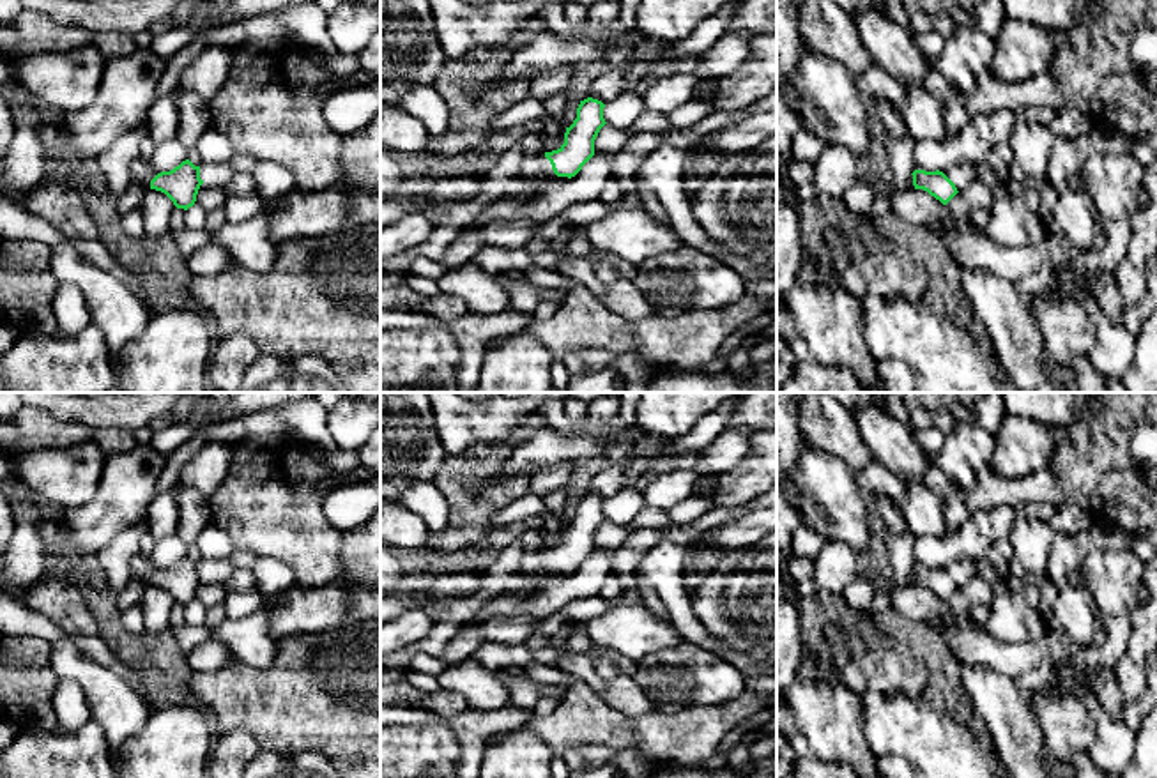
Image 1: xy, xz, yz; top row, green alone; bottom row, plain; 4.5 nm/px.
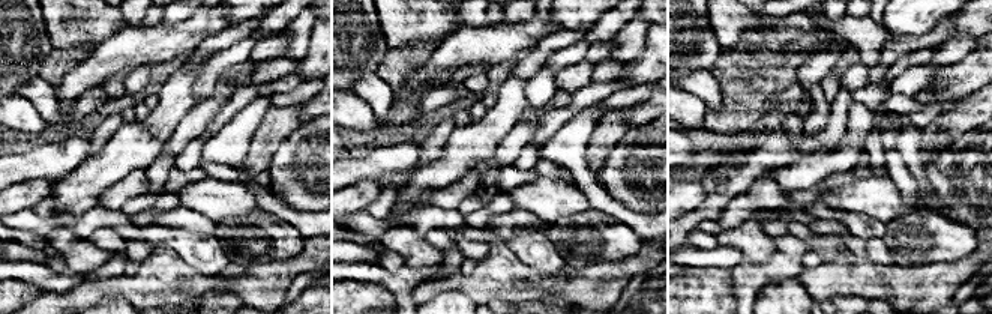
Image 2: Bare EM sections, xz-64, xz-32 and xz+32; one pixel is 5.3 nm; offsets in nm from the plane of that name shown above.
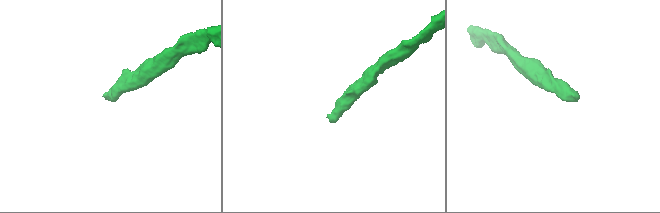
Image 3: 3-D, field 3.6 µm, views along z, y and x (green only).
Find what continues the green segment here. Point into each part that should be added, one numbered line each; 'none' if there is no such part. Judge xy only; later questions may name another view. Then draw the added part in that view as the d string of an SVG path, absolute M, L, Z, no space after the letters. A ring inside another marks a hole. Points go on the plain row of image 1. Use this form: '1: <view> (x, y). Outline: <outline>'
1: xy (142, 568). Outline: M136 555L131 561L131 580L142 582L145 587L150 585L150 576L157 571L150 557Z

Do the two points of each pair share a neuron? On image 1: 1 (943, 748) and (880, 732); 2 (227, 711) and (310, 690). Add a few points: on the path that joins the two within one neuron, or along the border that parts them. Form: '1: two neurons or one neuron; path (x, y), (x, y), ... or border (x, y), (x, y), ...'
1: one neuron; path (927, 739), (919, 732), (896, 732)
2: one neuron; path (248, 702), (289, 702)

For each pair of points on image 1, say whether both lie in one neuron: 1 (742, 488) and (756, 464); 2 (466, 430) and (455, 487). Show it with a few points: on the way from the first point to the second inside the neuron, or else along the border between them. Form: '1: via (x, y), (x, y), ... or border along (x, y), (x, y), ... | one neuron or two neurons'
1: via (745, 483), (756, 469) | one neuron
2: border along (501, 437), (482, 437), (462, 451), (448, 455) | two neurons

